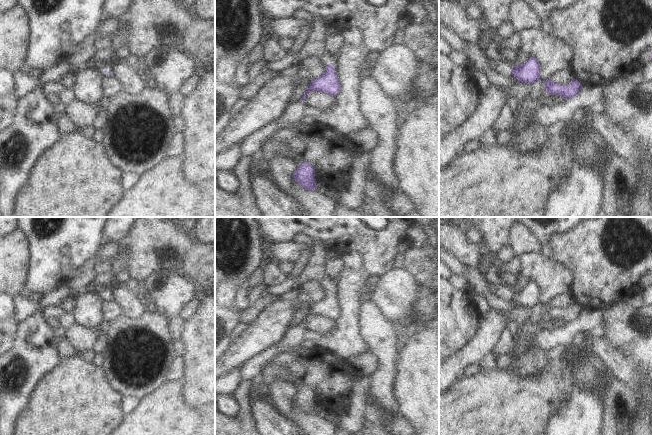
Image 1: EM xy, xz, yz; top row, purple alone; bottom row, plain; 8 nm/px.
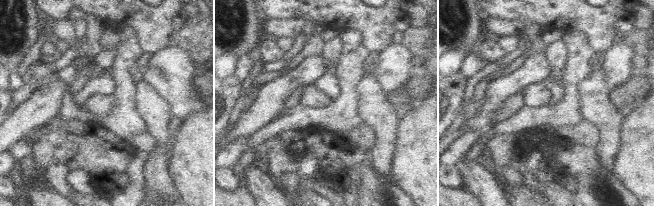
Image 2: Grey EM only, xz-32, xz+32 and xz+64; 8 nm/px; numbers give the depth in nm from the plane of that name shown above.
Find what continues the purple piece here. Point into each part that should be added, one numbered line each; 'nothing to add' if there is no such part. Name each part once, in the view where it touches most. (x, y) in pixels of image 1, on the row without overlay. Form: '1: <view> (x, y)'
1: xz (327, 282)

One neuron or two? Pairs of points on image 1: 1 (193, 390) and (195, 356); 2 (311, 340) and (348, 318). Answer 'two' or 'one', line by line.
1: one
2: one

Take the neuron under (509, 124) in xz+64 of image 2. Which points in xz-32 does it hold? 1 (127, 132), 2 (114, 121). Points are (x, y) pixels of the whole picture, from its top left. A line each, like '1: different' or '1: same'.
1: same
2: same

